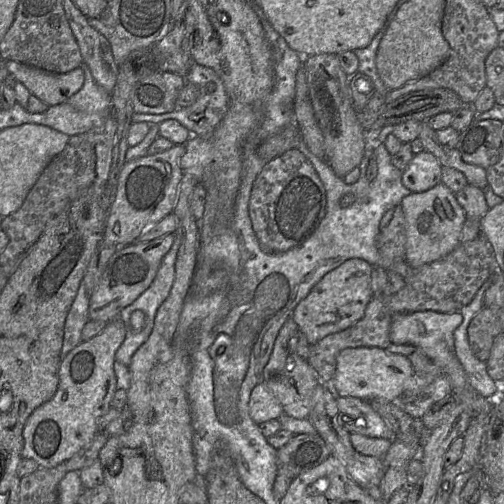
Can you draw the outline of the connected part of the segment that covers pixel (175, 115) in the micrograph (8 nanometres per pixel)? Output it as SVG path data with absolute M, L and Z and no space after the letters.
M192 64L185 79L186 83L195 85L199 90L199 96L192 105L184 108L175 108L173 111L164 114L134 112L132 122L147 122L159 125L165 120L174 119L183 125L191 133L191 136L198 136L204 139L211 137L228 110L228 96L223 82L215 71L199 64Z

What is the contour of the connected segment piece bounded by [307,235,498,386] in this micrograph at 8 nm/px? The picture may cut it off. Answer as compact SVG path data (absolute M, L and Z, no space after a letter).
M479 235L471 241L460 242L443 258L413 268L404 279L404 288L397 293L390 296L384 296L382 292L374 295L365 309L364 316L354 325L310 345L307 362L314 369L320 381L330 386L336 371L337 356L343 349L358 347L386 349L391 343L390 327L395 316L420 311L458 313L473 300L480 287L497 272L498 264L493 248L485 236Z

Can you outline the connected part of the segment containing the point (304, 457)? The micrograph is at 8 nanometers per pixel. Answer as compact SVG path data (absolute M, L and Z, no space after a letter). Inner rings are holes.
M319 434L294 435L287 445L277 451L278 469L288 469L295 478L320 465L330 455L329 447Z

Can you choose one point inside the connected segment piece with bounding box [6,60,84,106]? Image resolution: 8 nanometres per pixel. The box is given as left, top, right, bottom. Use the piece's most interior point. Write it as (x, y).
(52, 88)

